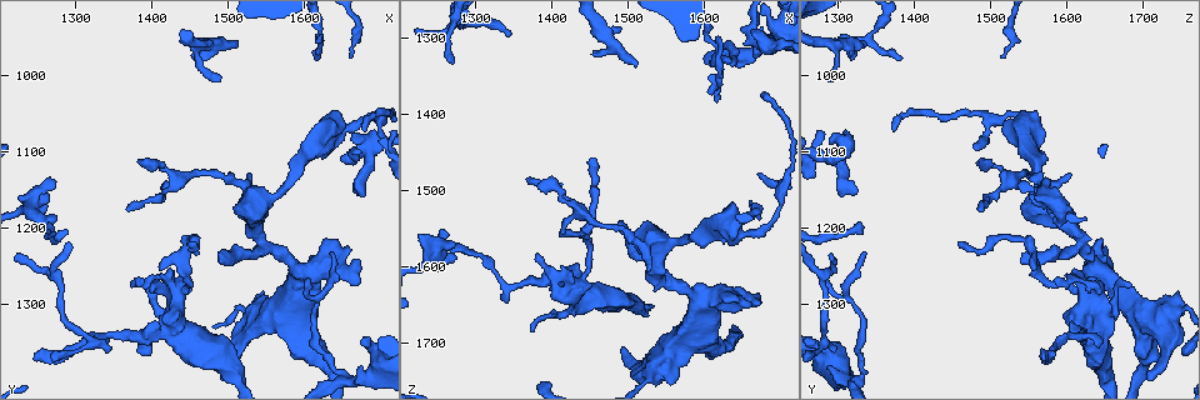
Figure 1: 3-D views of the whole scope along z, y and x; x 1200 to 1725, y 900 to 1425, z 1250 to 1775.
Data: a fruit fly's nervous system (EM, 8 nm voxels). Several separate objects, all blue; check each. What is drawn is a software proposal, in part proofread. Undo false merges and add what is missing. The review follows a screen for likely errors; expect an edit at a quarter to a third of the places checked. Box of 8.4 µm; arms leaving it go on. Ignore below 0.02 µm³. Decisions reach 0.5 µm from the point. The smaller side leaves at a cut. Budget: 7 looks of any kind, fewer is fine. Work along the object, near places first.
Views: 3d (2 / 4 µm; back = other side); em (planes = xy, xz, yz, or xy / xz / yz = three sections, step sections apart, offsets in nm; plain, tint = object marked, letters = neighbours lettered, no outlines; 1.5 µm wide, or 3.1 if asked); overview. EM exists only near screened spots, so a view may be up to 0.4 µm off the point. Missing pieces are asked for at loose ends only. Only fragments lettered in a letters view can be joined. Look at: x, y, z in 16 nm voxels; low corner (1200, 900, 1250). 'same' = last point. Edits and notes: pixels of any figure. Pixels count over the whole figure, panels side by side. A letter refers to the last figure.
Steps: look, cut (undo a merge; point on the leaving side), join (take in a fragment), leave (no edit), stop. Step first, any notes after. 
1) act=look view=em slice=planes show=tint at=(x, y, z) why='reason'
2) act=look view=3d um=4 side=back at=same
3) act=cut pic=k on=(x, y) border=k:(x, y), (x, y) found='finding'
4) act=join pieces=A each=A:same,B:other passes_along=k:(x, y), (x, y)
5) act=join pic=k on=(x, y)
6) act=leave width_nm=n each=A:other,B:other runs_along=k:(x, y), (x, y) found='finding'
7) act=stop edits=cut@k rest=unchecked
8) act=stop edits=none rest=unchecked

act=look view=em slice=planes show=letters at=(1245, 1365, 1570) why='free end'

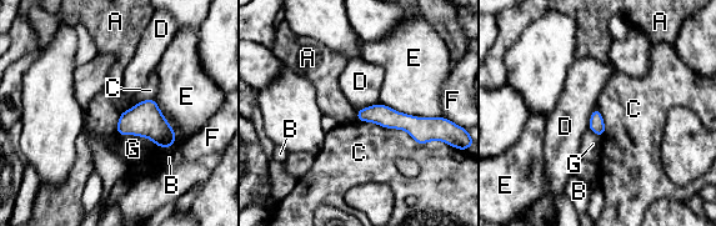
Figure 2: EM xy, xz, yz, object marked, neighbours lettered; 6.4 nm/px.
act=leave each=A:other,B:other,C:other,D:other,E:other,F:other,G:other runs_along=2:(360, 112), (432, 126) found='no lettered fragment goes on from it'

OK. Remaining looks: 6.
act=look view=em slice=planes show=letters at=(1380, 1265, 1585) why='thin end'

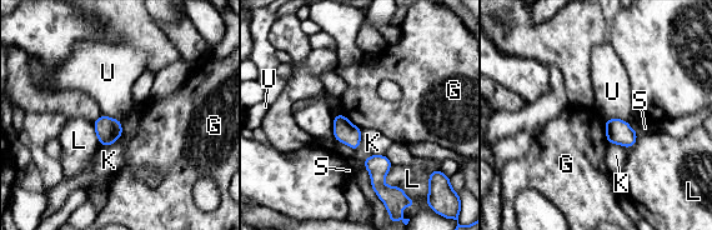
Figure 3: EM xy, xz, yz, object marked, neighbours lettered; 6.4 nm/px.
act=leave each=G:other,K:other,L:other,S:other,U:other border=3:(392, 165), (384, 179), (386, 186) found='no lettered fragment goes on from it'

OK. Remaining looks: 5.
act=look view=3d um=2 at=(1680, 1090, 1310) why='sudden change in width'

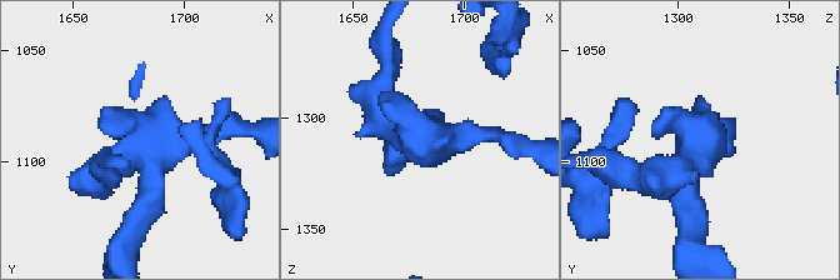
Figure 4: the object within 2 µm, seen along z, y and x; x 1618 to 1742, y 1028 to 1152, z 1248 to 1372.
act=look view=em slice=xy step=4 show=tint at=(1678, 1092, 1308)

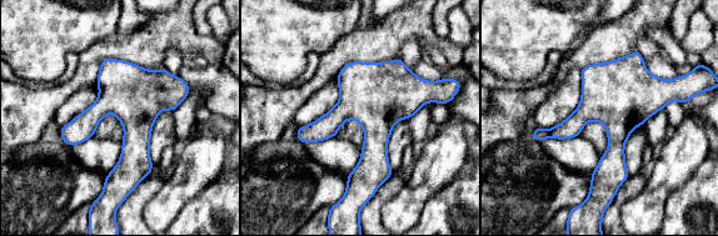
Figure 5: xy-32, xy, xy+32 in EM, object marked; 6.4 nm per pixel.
act=look view=em slice=planes show=letters at=same why='another direction'

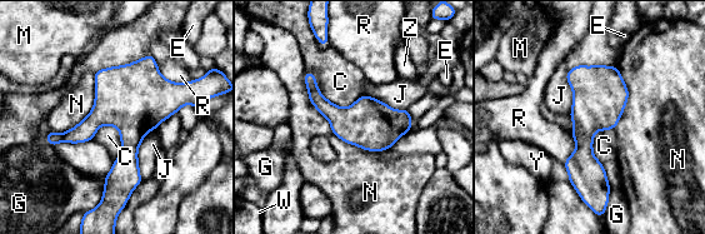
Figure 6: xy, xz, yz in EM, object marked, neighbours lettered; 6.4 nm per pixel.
act=leave each=C:other,E:other,G:other,J:other,M:other,N:other,R:other,W:other,Y:other,Z:other border=6:(615, 65), (568, 71), (569, 113) found='all the same neuron'

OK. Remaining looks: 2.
act=stop edits=none rest=unchecked

